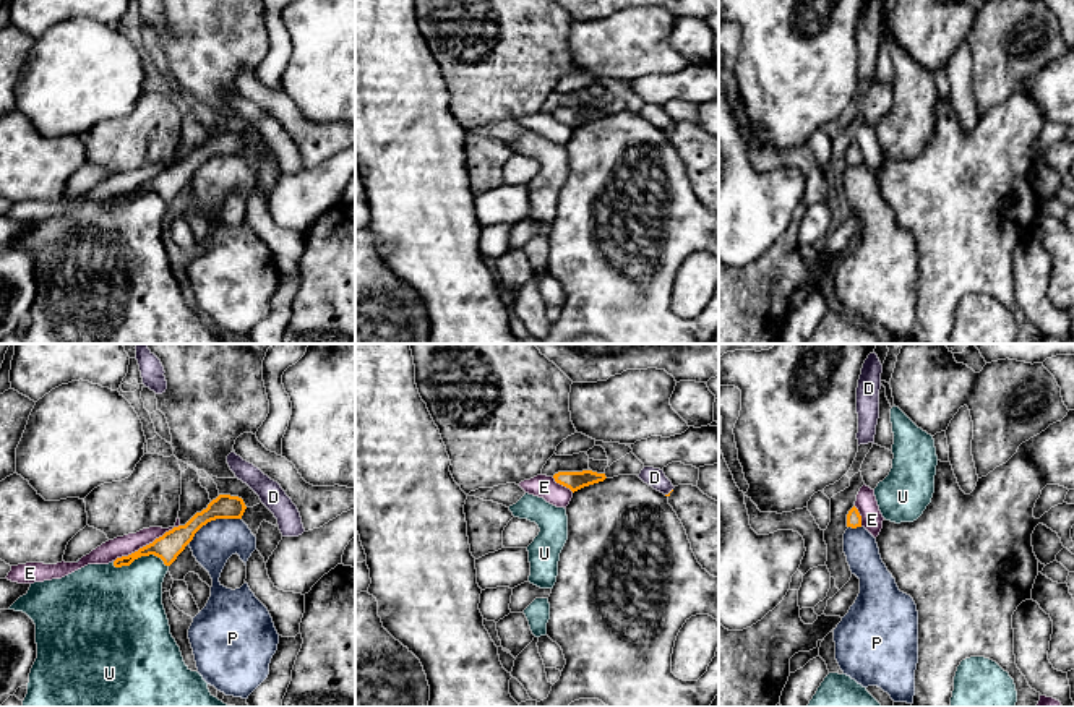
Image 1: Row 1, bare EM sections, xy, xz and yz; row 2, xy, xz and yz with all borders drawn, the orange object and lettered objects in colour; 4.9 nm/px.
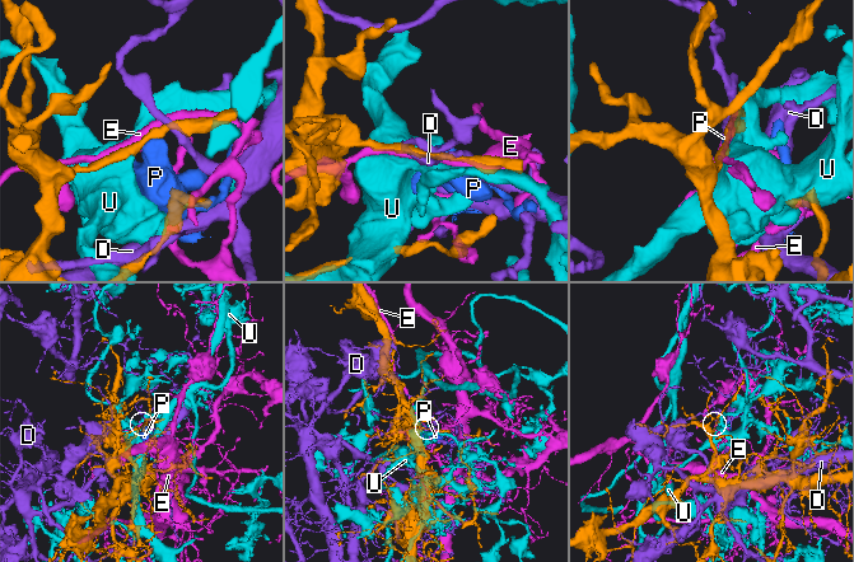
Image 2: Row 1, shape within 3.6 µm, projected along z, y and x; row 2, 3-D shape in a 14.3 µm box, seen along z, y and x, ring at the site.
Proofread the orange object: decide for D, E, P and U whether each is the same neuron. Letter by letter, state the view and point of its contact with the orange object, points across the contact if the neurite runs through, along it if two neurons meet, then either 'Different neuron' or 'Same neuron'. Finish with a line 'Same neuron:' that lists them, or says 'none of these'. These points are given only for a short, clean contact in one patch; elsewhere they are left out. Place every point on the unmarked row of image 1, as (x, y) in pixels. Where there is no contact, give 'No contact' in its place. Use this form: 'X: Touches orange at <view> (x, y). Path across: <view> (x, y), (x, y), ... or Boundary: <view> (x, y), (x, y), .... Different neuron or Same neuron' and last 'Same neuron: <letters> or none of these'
D: Touches orange at xz (670, 128). Different neuron
E: Touches orange at xy (146, 182). Different neuron
P: Touches orange at xy (213, 156). Boundary: xy (240, 154), (211, 156), (189, 179). Different neuron
U: Touches orange at xy (140, 193). Different neuron
Same neuron: none of these

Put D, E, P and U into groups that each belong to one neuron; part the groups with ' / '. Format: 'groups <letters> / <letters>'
groups D / E / P / U

